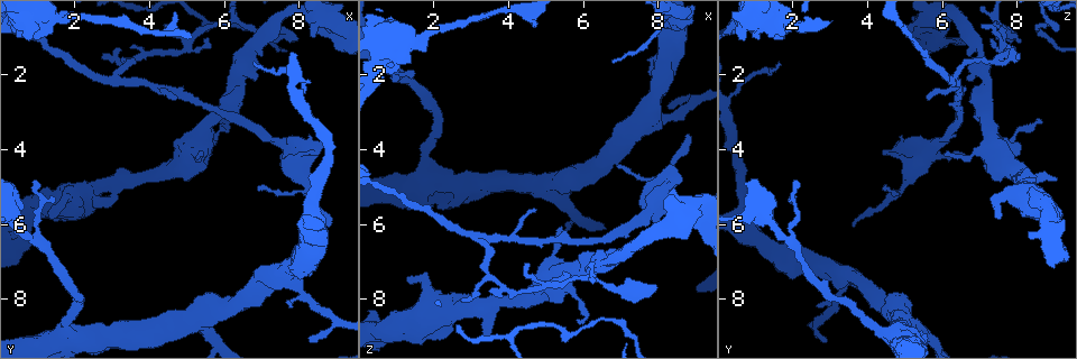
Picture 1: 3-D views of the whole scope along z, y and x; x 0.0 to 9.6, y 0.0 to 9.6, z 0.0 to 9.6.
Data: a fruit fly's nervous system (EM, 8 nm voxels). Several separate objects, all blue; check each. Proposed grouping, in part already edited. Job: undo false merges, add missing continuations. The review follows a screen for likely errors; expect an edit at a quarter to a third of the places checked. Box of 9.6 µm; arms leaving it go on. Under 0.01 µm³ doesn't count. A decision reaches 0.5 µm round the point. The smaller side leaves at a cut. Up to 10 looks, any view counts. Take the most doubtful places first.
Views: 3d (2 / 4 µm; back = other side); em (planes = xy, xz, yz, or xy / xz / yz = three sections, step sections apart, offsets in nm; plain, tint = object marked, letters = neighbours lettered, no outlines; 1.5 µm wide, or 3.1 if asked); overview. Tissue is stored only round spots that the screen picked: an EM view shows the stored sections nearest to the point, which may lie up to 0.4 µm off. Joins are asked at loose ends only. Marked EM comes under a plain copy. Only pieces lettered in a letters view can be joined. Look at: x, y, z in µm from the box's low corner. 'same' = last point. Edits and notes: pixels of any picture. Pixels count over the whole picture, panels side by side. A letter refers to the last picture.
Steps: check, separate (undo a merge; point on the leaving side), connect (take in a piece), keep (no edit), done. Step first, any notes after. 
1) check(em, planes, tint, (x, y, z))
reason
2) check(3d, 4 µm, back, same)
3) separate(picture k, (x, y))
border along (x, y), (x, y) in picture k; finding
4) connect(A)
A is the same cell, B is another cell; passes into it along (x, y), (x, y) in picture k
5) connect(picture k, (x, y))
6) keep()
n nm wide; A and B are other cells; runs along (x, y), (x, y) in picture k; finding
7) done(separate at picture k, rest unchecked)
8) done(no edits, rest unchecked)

check(em, yz, step 8, tint, (5.45, 1.05, 7.25))
tapers out

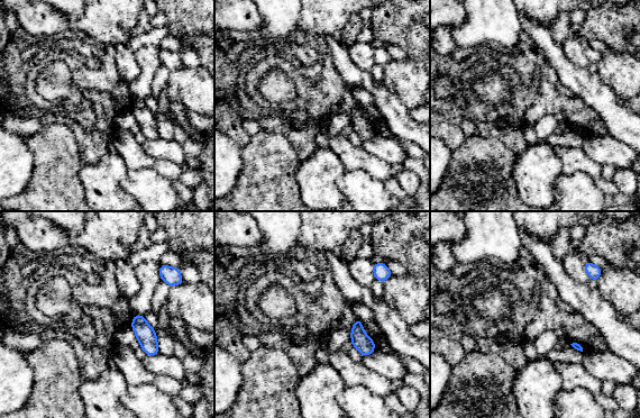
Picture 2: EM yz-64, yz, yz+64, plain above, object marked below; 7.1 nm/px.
check(em, planes, letters, same)

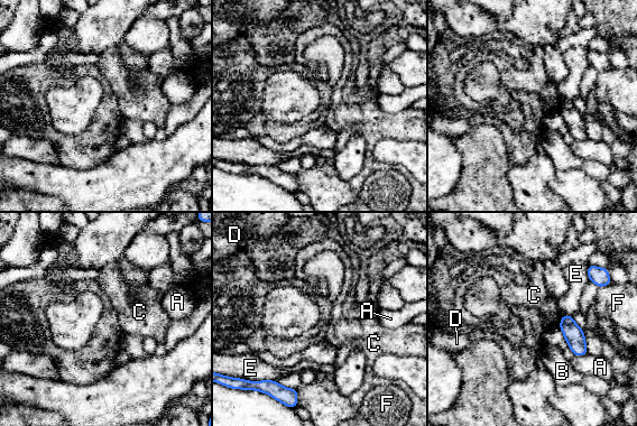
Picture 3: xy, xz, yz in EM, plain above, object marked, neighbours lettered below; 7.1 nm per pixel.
keep()
E touches over 170 nm; A, B, C, D, E and F are other cells; border along (276, 380), (254, 381) in picture 3; no lettered piece goes on from it

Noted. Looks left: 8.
check(3d, 4 µm, (7.75, 3.75, 5.20))
free end

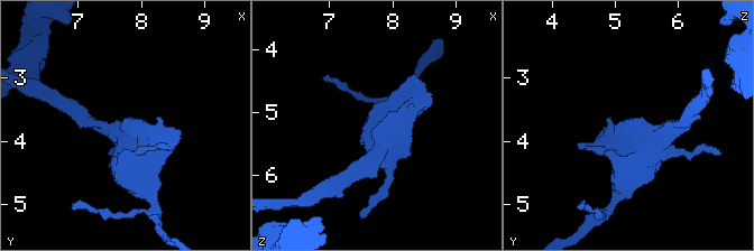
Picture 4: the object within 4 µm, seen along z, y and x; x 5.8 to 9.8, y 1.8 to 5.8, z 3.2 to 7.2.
check(em, xz, step 4, letters, (7.75, 3.75, 5.25))

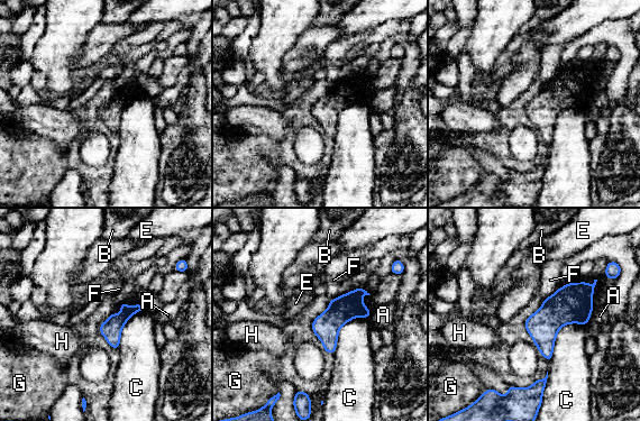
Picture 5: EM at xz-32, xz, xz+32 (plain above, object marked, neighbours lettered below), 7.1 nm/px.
keep()
A, B, C, E, F, G and H are other cells; none of them fits

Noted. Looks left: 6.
check(em, planes, letters, (8.20, 9.15, 2.85))
tapers out

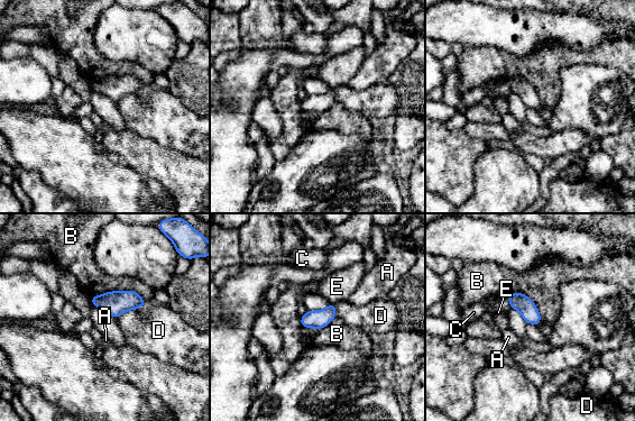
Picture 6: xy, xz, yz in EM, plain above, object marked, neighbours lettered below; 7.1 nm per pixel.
keep()
130 nm wide; A, B, C, D and E are other cells; border along (91, 296), (135, 291), (146, 303) in picture 6; none of them fits

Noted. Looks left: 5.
check(em, planes, letters, (3.40, 1.60, 7.35))
arms part here

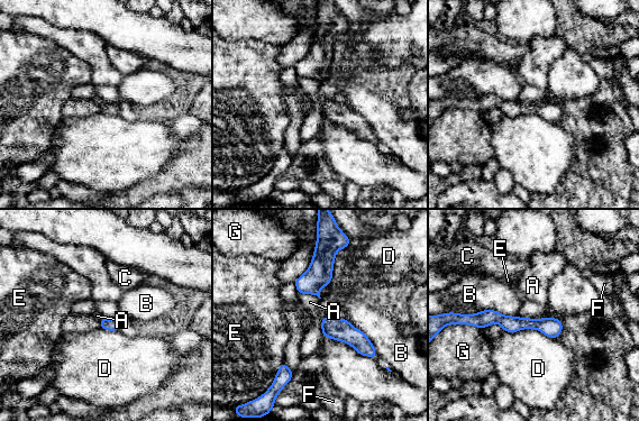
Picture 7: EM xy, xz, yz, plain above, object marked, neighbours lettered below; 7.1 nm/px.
keep()
A, B, C, D, E, F and G are other cells; border along (299, 292), (315, 294), (319, 299) in picture 7; one neuron here

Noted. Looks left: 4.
done(no edits, rest unchecked)

